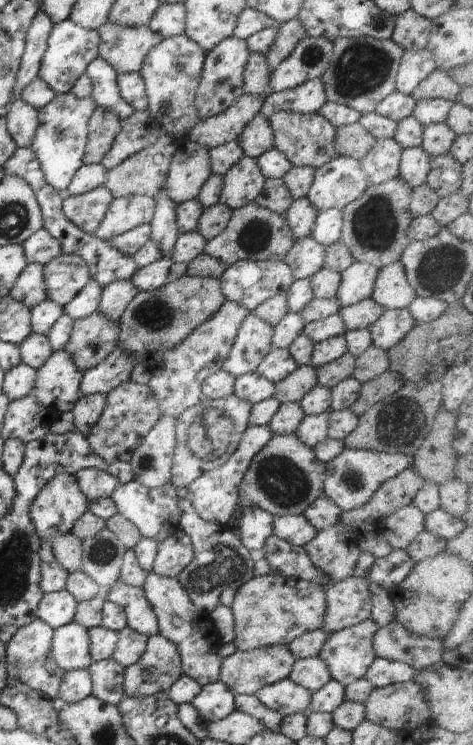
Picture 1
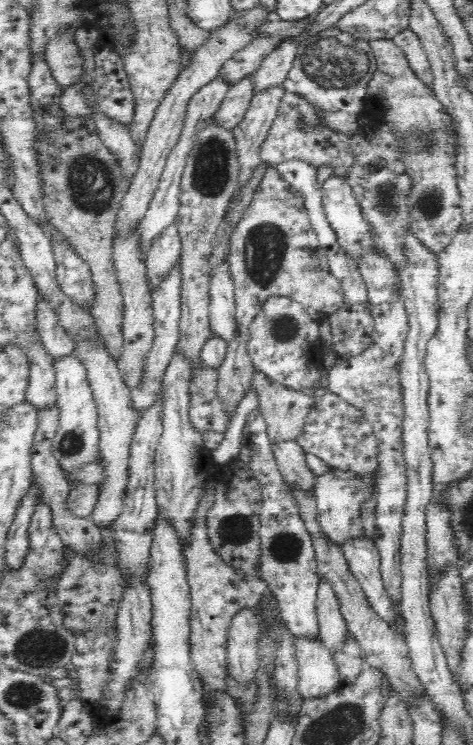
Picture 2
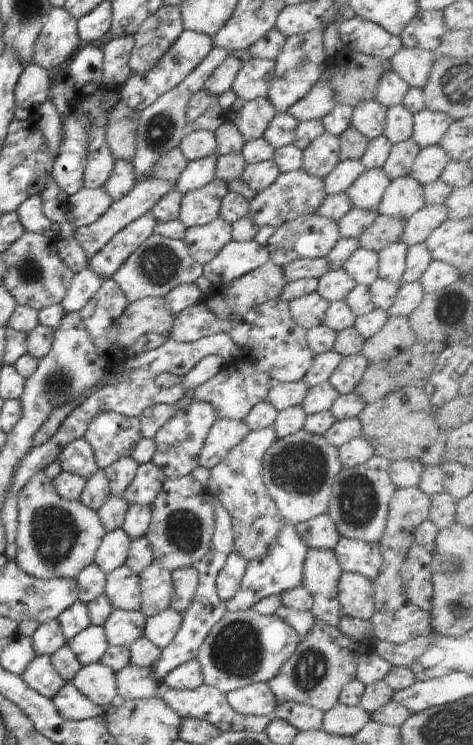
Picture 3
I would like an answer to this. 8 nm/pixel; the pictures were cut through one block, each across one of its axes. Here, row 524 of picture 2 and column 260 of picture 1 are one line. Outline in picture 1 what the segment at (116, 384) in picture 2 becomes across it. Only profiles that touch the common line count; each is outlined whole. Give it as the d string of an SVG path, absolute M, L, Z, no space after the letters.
M244 93L223 113L197 122L189 138L207 149L236 141L246 124L261 112L264 98Z

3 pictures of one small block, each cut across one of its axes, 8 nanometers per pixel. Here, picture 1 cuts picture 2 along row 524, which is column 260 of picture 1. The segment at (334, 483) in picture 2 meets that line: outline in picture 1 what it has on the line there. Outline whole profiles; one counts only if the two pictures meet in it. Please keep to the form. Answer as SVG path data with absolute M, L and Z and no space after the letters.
M250 313L240 325L222 369L234 378L256 371L271 351L272 335L273 326Z

